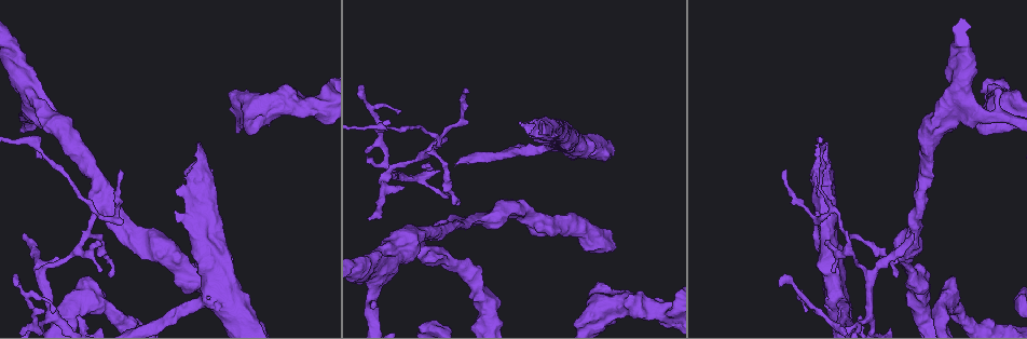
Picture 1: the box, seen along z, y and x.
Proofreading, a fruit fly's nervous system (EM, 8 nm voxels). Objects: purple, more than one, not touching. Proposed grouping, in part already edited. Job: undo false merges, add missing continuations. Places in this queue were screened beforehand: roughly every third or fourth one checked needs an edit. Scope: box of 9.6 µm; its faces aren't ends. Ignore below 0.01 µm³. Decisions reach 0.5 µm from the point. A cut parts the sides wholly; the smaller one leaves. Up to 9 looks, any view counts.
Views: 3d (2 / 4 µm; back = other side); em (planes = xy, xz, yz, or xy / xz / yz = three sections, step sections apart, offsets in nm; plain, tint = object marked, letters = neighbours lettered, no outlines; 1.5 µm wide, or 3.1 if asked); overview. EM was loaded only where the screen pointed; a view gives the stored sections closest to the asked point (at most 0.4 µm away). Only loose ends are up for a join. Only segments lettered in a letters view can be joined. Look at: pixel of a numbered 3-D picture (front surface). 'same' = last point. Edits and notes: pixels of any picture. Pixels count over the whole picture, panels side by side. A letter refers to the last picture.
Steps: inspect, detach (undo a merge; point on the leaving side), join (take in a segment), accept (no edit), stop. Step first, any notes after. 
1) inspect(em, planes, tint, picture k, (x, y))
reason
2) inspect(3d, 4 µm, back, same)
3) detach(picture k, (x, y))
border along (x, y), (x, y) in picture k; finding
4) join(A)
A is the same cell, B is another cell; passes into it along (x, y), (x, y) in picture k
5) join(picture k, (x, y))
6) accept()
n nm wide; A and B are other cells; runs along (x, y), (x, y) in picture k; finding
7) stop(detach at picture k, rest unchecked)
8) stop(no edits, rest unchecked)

inspect(3d, 2 µm, picture 1, (457, 204))
tapers out

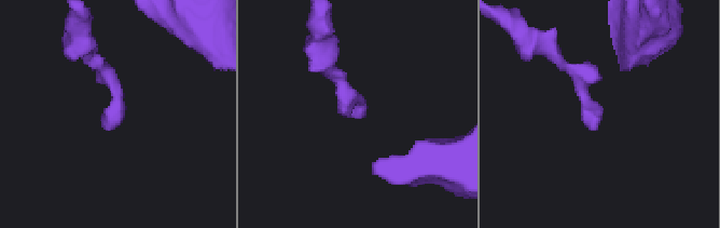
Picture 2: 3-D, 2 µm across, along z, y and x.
inspect(em, xy, step 8, tint, picture 2, (105, 128))

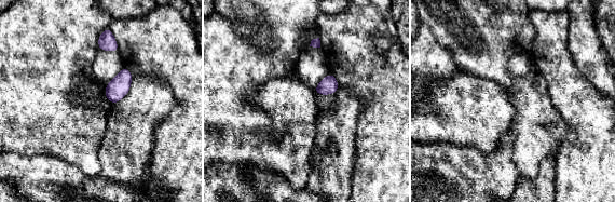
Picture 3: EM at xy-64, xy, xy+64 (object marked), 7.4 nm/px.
inspect(em, planes, letters, same)

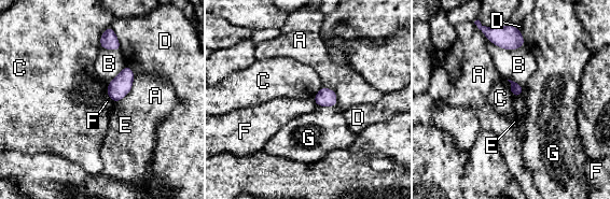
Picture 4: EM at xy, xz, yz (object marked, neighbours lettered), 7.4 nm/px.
accept()
A, B, C, D, E, F and G are other cells; no lettered segment goes on from it

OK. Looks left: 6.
inspect(em, xz, step 4, letters, picture 1, (91, 279))
stops while still wide

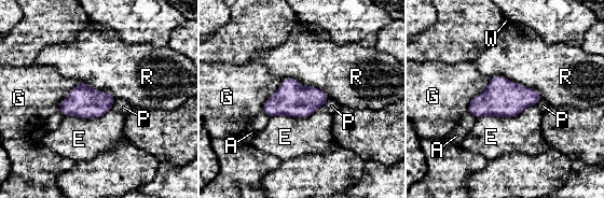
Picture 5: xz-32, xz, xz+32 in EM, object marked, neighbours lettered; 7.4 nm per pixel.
accept()
E touches over 460 nm; A, E, G, P, R and W are other cells; border along (117, 99), (110, 109) in picture 5; no lettered segment goes on from it

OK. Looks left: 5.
inspect(em, yz, step 8, letters, picture 1, (371, 304))
branch stops here

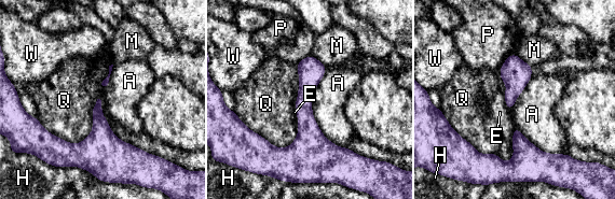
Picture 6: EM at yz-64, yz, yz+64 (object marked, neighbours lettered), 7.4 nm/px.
accept()
A, E, H, M, P, Q and W are other cells; border along (327, 67), (312, 115), (346, 147) in picture 6; none of them fits

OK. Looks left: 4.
inspect(em, planes, letters, picture 1, (216, 255))
branch point

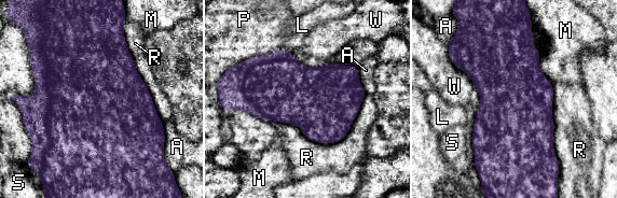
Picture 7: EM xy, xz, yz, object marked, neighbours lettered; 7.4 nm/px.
accept()
500 nm wide; A, L, M, P, R, S and W are other cells; all the same neuron

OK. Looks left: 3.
stop(no edits, rest unchecked)

